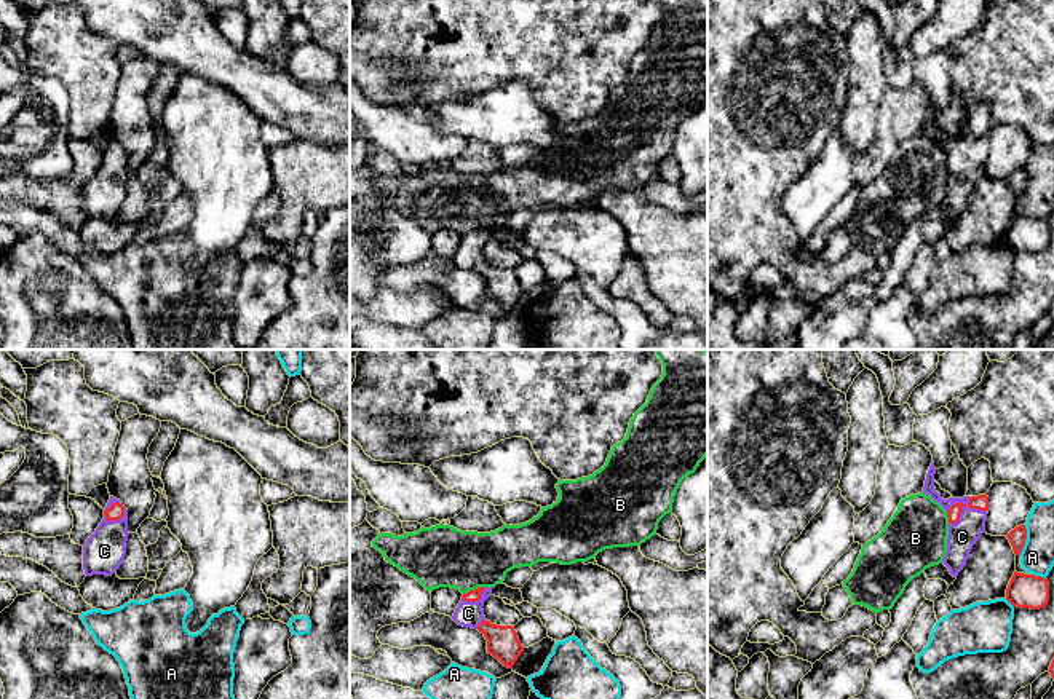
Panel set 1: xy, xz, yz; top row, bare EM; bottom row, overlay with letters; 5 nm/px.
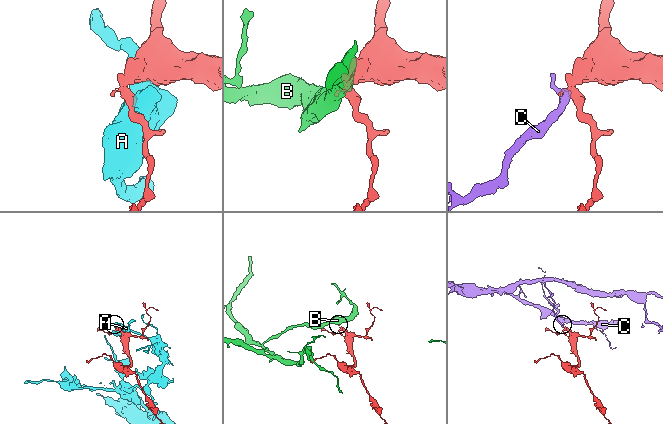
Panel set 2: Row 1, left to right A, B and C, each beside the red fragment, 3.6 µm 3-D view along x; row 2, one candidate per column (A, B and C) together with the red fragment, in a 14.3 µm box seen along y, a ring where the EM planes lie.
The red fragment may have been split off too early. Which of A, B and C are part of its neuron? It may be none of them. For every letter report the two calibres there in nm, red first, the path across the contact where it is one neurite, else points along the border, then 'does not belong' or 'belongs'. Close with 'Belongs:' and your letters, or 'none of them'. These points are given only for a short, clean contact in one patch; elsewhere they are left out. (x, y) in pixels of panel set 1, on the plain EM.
A: calibres 90 and 170 nm; does not belong
B: calibres 60 and 320 nm; border xz (484, 229), (468, 235); does not belong
C: calibres 70 and 140 nm; way yz (954, 155), (963, 149), (962, 179); belongs
Belongs: C

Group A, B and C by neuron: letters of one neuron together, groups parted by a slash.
A / B / C

